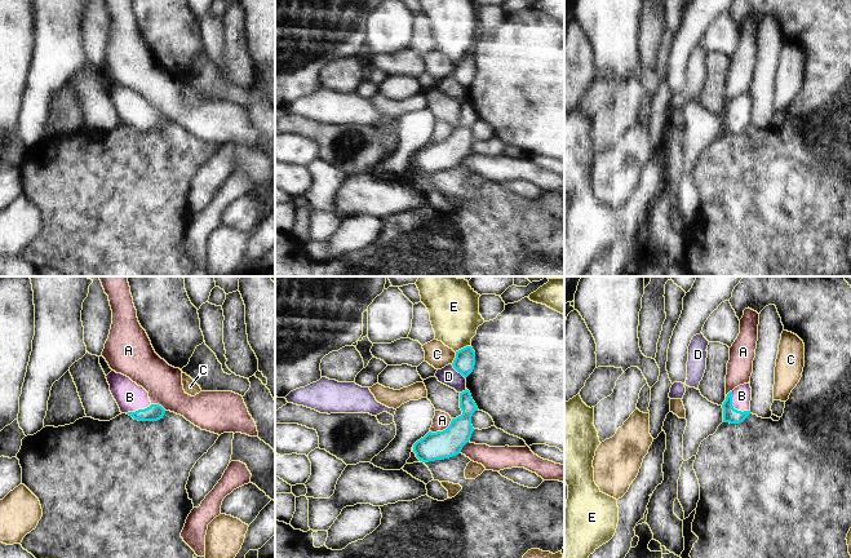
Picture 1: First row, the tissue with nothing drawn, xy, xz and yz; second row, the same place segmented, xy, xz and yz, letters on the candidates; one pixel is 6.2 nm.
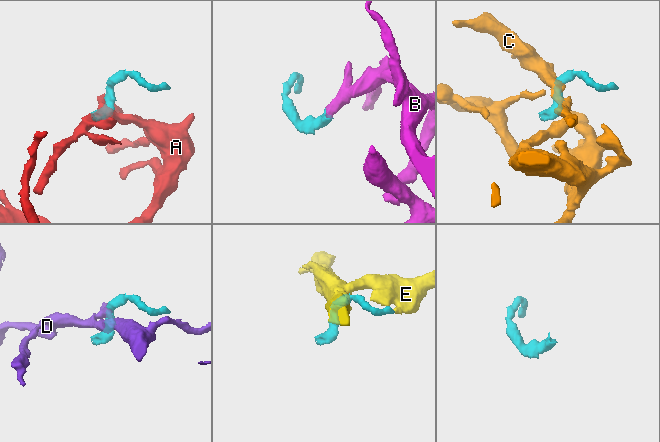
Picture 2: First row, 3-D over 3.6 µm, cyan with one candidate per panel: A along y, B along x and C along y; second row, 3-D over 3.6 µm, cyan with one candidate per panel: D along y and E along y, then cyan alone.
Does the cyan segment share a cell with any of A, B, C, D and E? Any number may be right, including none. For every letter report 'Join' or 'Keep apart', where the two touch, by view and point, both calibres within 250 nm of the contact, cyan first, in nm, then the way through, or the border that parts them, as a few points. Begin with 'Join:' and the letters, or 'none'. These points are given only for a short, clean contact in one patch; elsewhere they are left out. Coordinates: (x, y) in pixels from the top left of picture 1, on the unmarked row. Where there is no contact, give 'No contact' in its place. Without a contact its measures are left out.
Join: B
A: Keep apart. Touches cyan at xz (443, 141). Thickness 180 nm (cyan) against 110 nm
B: Join. Touches cyan at yz (732, 118). Thickness 100 nm (cyan) against 130 nm. Path across: yz (730, 125), (732, 118), (741, 106)
C: Keep apart. Touches cyan at xz (455, 69). Thickness 130 nm (cyan) against 160 nm. Boundary: xz (456, 63), (451, 74)
D: Keep apart. Touches cyan at xz (459, 83). Thickness 130 nm (cyan) against 120 nm. Boundary: xz (451, 75), (465, 89)
E: Keep apart. Touches cyan at xz (462, 60). Thickness 130 nm (cyan) against 300 nm.

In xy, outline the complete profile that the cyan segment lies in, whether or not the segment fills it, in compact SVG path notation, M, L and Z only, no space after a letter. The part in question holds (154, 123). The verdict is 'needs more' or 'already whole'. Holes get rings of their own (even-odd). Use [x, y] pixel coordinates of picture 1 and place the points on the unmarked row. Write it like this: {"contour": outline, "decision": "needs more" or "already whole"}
{"contour": "M111 81L106 89L121 124L127 124L138 132L163 129L165 120L159 115L152 115L149 103L142 97L115 81Z", "decision": "needs more"}

